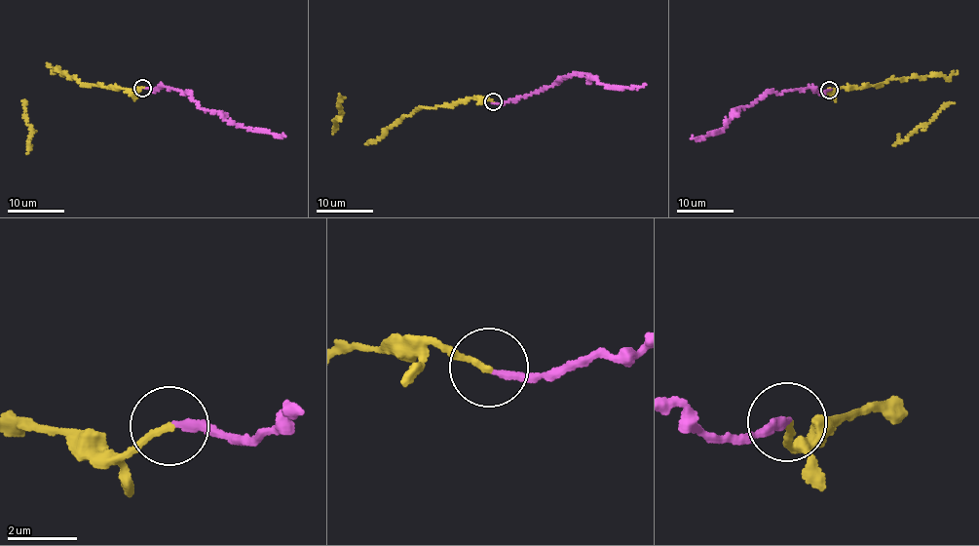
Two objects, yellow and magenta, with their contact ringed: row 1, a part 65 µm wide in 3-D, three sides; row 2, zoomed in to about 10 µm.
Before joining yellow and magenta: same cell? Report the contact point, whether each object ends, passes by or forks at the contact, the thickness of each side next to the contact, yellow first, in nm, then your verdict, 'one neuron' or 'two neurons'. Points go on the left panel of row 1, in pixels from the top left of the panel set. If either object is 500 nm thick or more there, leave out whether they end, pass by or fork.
place (142, 88); yellow ends; magenta ends; calibres 180 and 220 nm; two neurons

